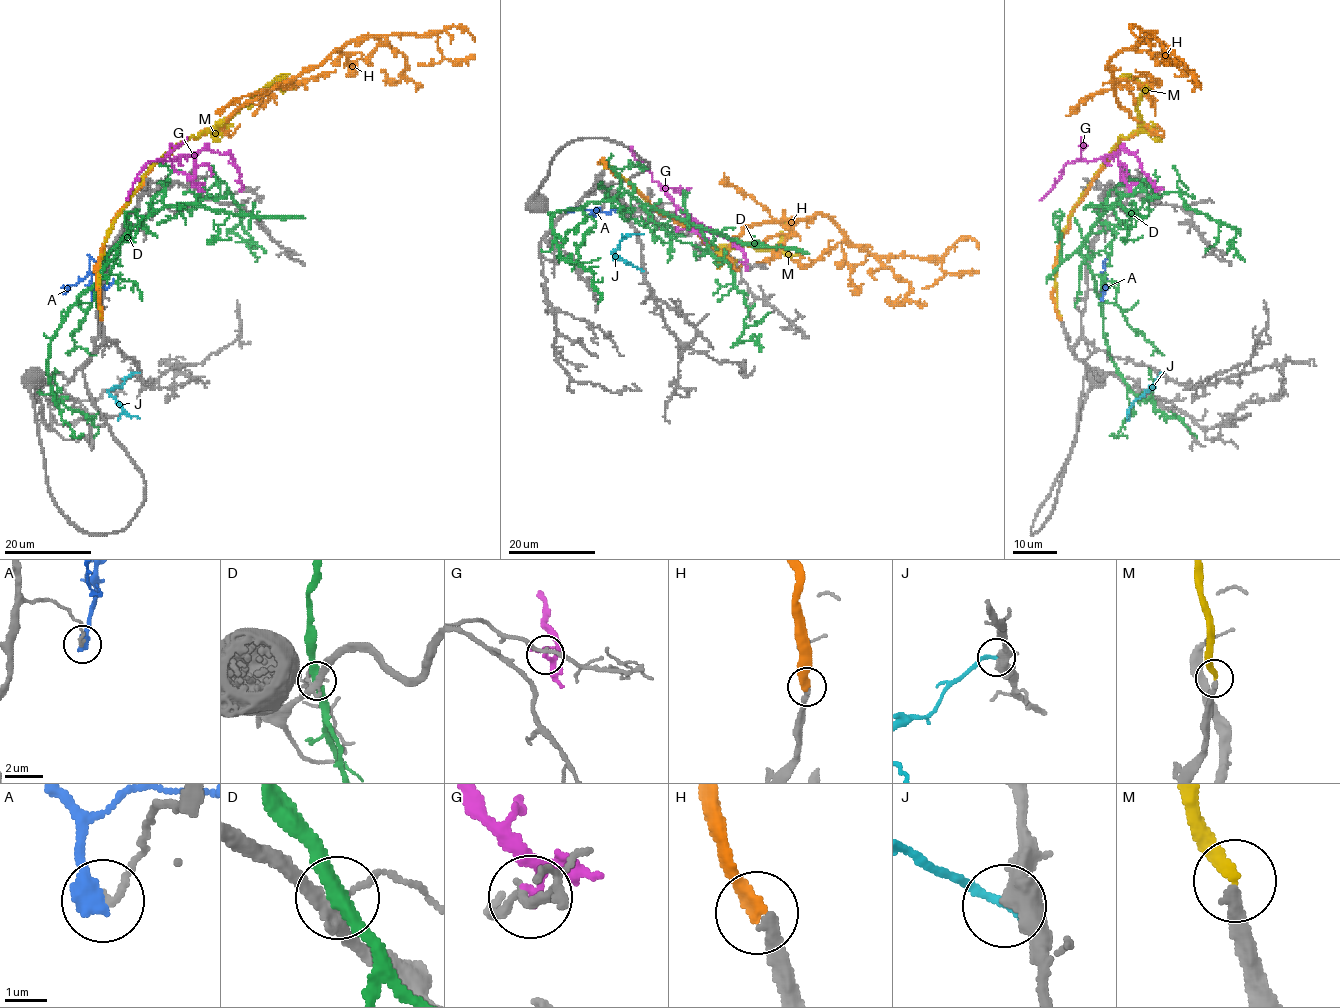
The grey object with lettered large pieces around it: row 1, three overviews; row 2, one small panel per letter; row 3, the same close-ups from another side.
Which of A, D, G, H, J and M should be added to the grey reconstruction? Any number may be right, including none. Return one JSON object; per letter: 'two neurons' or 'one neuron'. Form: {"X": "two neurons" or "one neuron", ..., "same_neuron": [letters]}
{"A": "two neurons", "D": "two neurons", "G": "two neurons", "H": "one neuron", "J": "two neurons", "M": "two neurons", "same_neuron": ["H"]}

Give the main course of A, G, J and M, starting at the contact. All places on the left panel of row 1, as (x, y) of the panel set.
A: (94, 300), (90, 275), (69, 285), (64, 293)
G: (240, 191), (240, 172), (234, 160), (227, 154), (202, 149), (168, 161), (148, 163), (127, 201)
J: (136, 371), (121, 385), (115, 386), (109, 393), (130, 416), (139, 418)
M: (102, 318), (99, 264), (107, 231), (143, 176), (177, 146), (231, 119), (256, 94), (278, 81)

